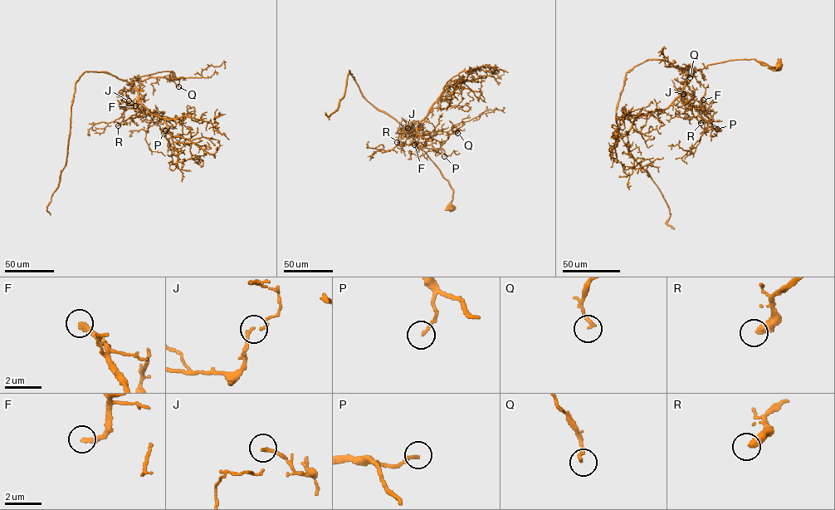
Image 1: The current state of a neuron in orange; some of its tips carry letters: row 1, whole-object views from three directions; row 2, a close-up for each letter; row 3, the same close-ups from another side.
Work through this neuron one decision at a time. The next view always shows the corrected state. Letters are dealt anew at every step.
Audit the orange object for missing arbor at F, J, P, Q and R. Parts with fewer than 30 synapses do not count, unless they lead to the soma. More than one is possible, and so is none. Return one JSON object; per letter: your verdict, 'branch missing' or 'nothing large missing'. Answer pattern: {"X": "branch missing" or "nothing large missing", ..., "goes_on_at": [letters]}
{"F": "branch missing", "J": "nothing large missing", "P": "nothing large missing", "Q": "nothing large missing", "R": "nothing large missing", "goes_on_at": ["F"]}

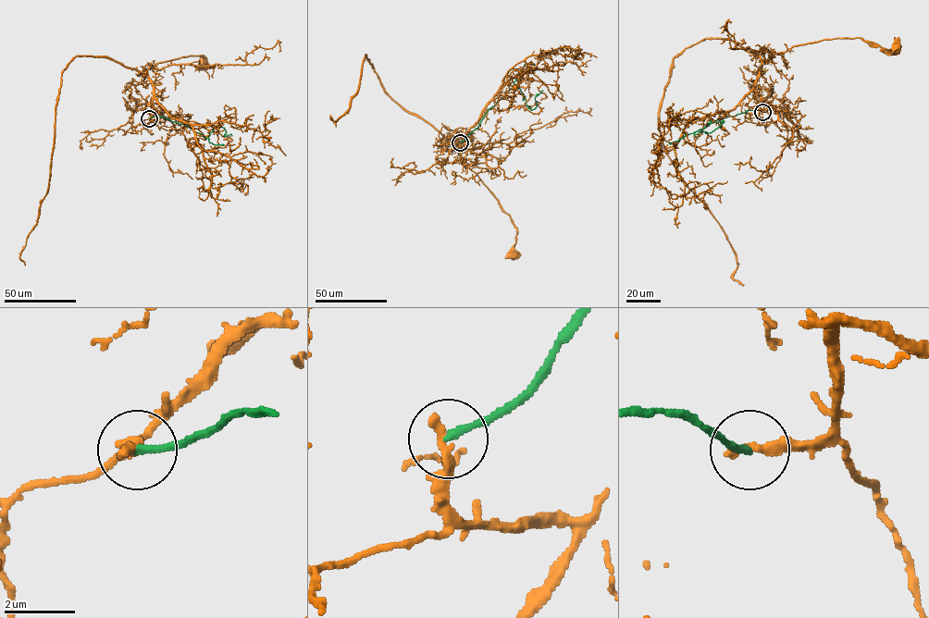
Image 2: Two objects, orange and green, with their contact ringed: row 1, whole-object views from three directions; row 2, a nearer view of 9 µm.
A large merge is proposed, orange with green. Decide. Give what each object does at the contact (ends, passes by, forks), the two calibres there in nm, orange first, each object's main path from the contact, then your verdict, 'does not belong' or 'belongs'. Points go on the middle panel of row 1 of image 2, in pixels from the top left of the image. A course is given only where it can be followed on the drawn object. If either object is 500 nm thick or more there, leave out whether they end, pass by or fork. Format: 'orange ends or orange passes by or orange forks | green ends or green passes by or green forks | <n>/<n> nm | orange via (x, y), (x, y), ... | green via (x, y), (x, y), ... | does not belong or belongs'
orange ends | green ends | 320/200 nm | orange via (460, 142), (464, 148), (461, 161), (466, 152), (464, 136), (459, 143), (460, 156), (516, 228), (515, 254) | green via (460, 142), (477, 128), (486, 113), (514, 84), (523, 94), (530, 109), (536, 106), (535, 98), (542, 90) | does not belong

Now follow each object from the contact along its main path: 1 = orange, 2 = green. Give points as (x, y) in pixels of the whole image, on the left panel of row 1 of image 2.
1: (149, 118), (154, 113), (152, 122), (155, 110), (148, 68), (187, 55), (204, 55), (203, 69), (204, 64)
2: (149, 118), (166, 117), (205, 137), (219, 126), (226, 131), (224, 136), (231, 135)

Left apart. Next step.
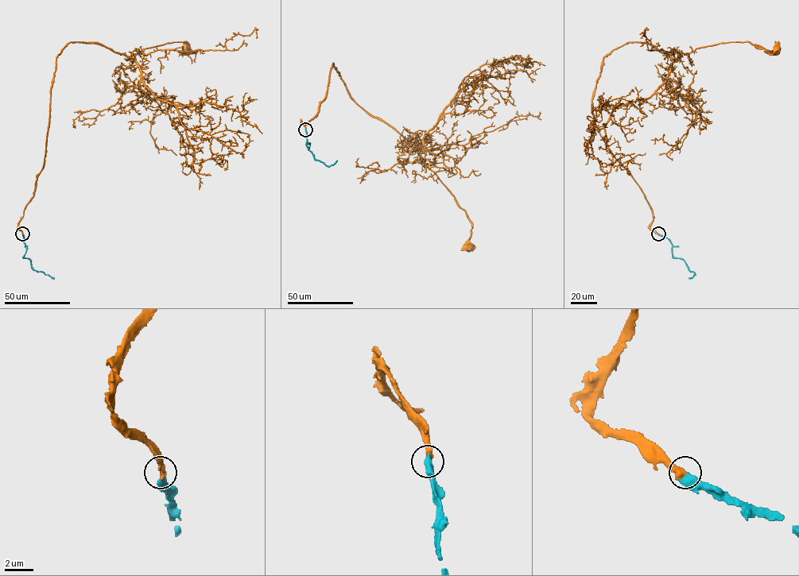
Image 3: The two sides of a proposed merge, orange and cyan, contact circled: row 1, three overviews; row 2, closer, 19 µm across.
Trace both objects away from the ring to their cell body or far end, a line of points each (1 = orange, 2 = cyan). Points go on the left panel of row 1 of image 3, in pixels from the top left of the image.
1: (22, 233), (63, 49), (98, 43), (134, 59), (172, 42), (188, 50)
2: (22, 233), (26, 251), (23, 257), (29, 259), (33, 269), (54, 278)

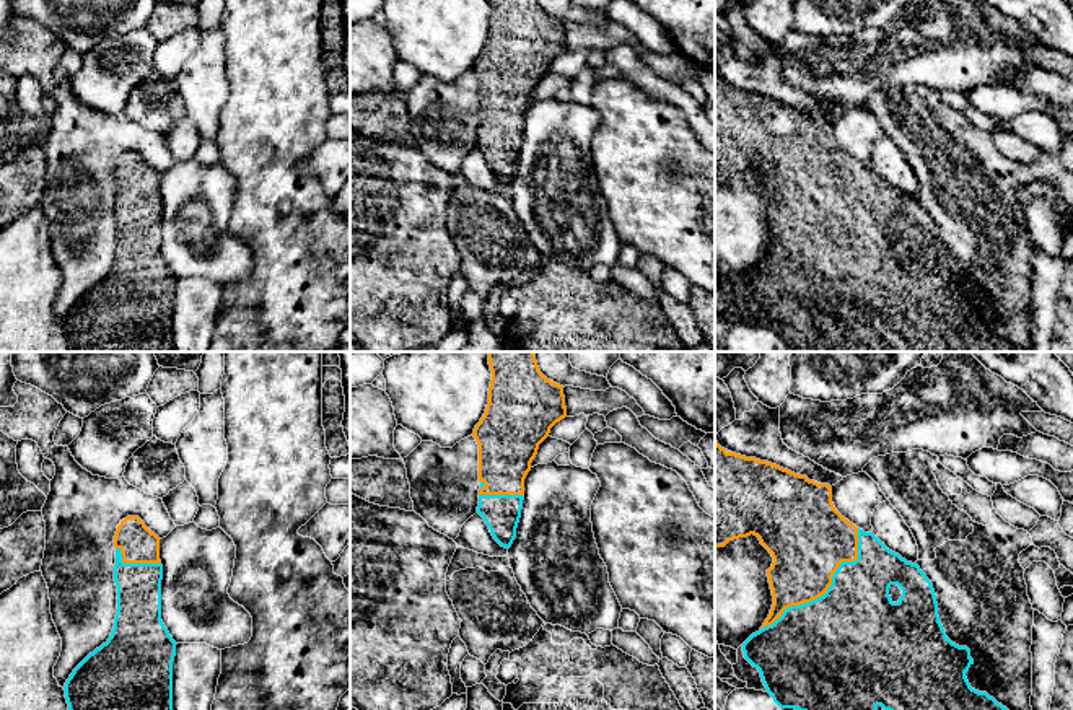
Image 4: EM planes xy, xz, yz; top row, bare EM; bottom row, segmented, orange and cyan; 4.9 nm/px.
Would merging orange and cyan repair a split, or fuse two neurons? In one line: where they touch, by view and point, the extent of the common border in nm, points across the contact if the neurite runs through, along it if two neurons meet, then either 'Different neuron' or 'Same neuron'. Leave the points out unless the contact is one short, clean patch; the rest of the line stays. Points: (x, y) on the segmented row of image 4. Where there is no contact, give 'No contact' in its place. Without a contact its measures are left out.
Touches orange at yz (827, 588). Shared border 700 nm. Same neuron

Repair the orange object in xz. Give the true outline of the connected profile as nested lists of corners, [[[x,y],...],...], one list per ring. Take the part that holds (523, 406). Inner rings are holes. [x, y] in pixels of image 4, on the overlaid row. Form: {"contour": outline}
{"contour": [[[488,352],[488,365],[488,404],[472,433],[479,445],[477,513],[493,539],[510,549],[531,462],[567,407],[563,386],[541,373],[534,352]]]}

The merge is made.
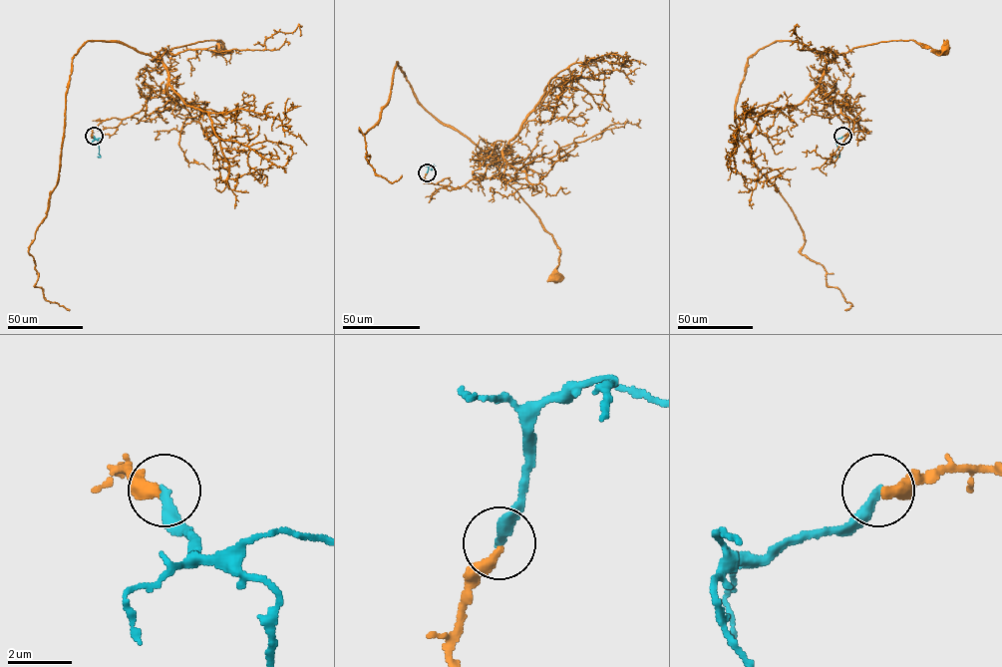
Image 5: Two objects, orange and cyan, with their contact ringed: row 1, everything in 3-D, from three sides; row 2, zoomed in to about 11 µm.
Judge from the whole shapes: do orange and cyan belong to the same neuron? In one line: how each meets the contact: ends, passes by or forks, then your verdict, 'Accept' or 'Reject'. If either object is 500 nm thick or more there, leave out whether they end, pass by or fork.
At the ring orange ends. At the ring cyan ends. Accept

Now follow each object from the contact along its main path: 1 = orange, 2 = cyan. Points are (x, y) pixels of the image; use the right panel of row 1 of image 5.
1: (842, 136), (856, 119), (847, 100), (822, 87), (828, 62), (891, 40), (913, 40), (938, 55), (944, 49)
2: (842, 136), (835, 140), (839, 156), (834, 157)

